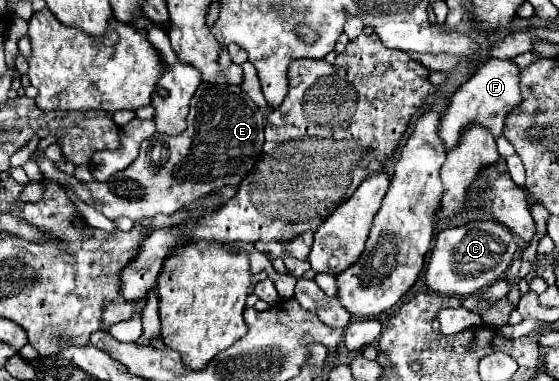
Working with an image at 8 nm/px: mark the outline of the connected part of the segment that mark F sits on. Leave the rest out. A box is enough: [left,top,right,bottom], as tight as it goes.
[438,59,520,151]

